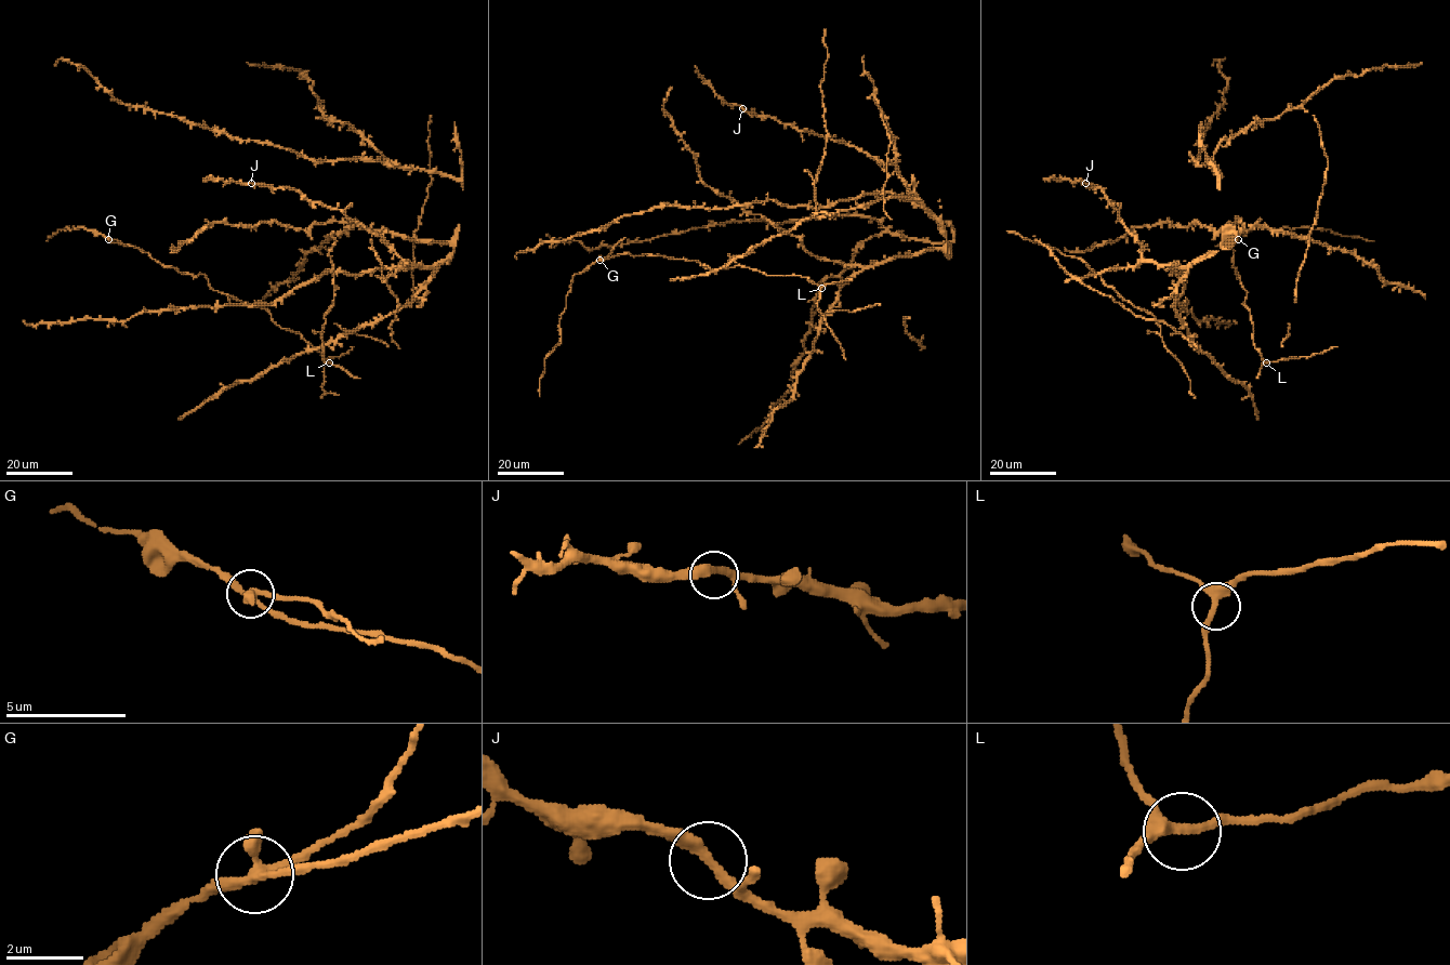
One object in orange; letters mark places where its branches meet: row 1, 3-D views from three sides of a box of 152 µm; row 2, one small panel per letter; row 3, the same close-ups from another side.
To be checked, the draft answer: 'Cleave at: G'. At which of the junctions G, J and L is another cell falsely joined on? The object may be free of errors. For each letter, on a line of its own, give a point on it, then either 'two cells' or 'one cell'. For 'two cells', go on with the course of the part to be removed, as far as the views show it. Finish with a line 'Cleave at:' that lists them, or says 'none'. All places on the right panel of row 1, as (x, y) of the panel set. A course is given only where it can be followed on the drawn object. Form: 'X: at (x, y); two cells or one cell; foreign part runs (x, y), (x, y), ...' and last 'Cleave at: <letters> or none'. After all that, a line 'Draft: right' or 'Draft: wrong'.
G: at (1238, 239); two cells; foreign part runs (1238, 239), (1214, 247)
J: at (1085, 183); one cell
L: at (1266, 362); one cell
Cleave at: G
Draft: right

